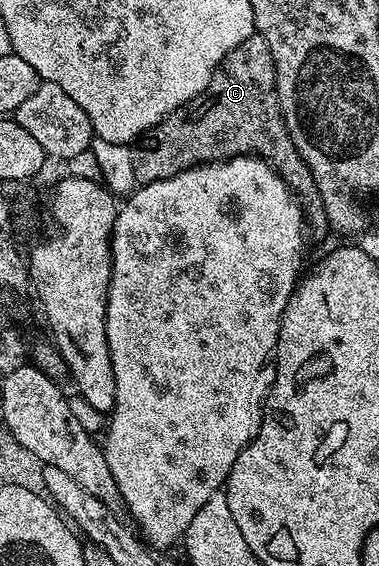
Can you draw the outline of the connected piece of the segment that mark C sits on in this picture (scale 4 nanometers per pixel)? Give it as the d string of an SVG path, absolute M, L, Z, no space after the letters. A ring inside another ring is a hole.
M254 32L221 61L202 94L172 110L158 126L152 126L137 139L130 152L137 184L167 180L192 166L248 154L270 163L297 203L307 208L310 231L326 229L325 205L311 168L307 168L287 132L281 105L277 103L276 84L271 48L267 48L267 40L261 34Z

